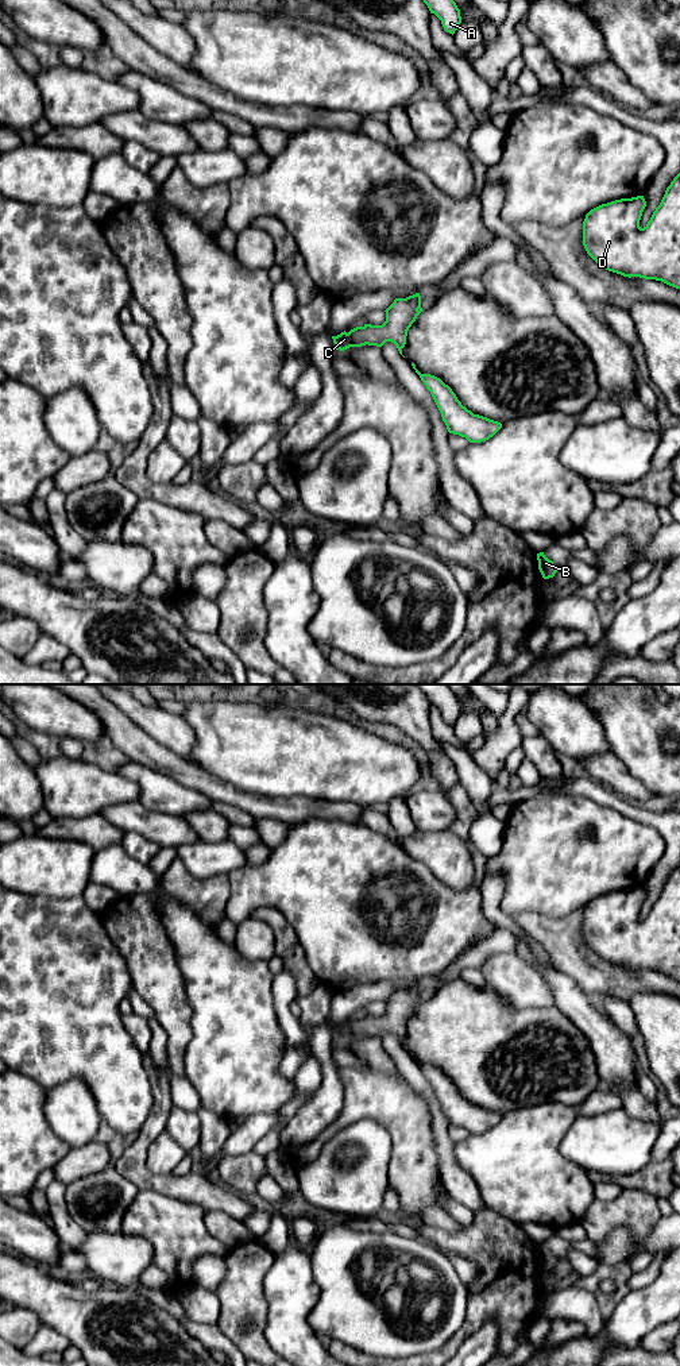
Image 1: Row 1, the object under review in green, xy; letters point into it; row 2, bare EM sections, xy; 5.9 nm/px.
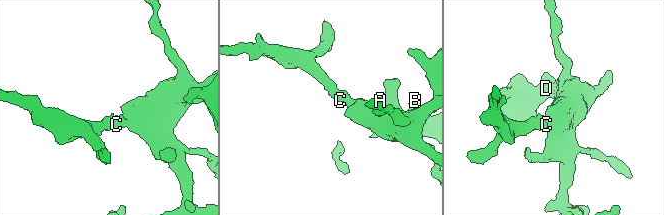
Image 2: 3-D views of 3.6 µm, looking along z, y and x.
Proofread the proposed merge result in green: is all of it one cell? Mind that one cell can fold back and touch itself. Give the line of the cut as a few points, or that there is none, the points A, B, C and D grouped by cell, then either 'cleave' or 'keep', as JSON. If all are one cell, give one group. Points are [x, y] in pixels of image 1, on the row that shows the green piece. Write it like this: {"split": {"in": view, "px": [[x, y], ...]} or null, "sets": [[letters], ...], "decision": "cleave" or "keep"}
{"split": null, "sets": [["A", "B", "C", "D"]], "decision": "keep"}

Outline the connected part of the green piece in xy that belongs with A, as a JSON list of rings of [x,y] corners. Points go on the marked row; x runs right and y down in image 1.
[[[424,0],[430,13],[434,13],[449,34],[455,34],[461,23],[460,9],[453,0]]]

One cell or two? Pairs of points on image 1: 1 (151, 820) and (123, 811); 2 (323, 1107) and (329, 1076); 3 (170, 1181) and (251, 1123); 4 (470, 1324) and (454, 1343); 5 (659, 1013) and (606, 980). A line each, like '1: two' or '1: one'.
1: one
2: one
3: two
4: one
5: two

